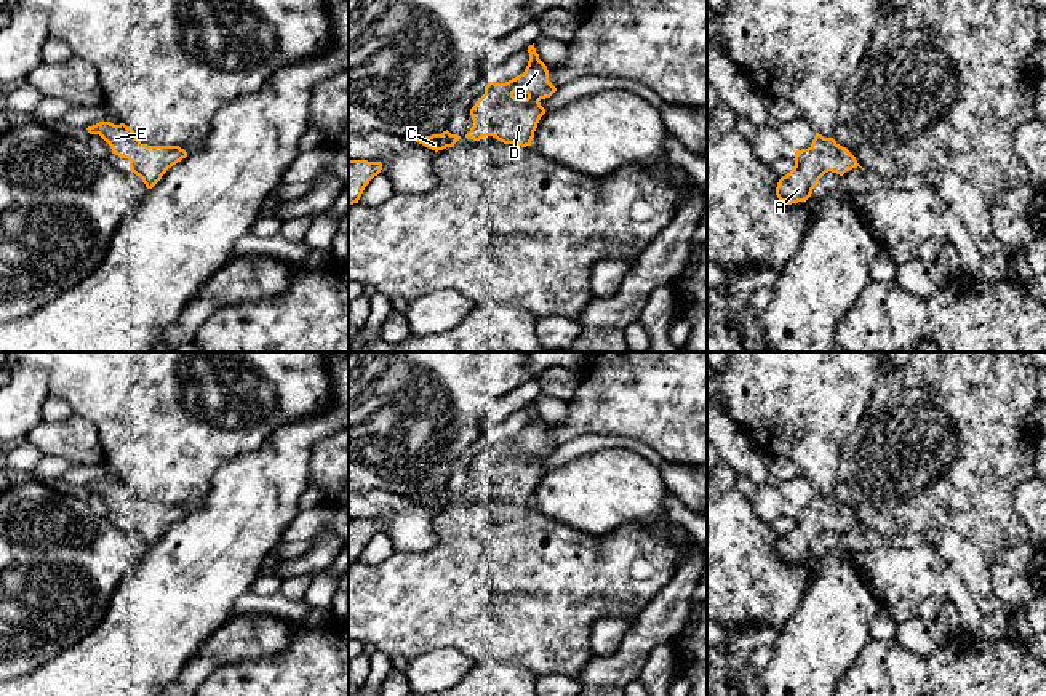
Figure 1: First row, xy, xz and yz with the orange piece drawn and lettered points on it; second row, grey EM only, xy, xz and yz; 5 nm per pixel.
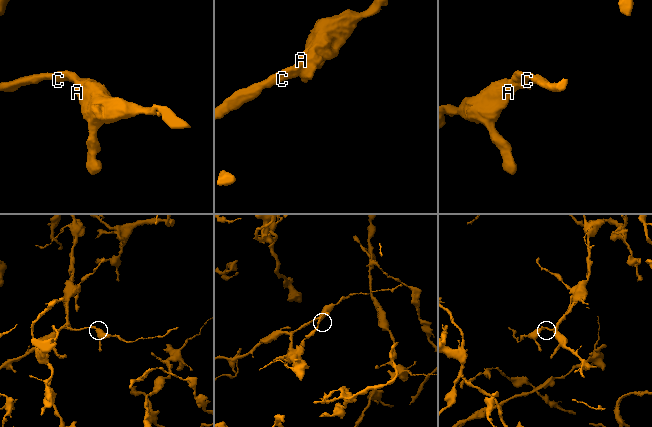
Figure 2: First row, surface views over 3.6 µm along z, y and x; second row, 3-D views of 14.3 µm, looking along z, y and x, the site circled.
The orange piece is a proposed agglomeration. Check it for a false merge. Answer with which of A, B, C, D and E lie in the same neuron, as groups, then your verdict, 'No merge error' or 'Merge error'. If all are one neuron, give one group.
Groups: A B C D E. No merge error

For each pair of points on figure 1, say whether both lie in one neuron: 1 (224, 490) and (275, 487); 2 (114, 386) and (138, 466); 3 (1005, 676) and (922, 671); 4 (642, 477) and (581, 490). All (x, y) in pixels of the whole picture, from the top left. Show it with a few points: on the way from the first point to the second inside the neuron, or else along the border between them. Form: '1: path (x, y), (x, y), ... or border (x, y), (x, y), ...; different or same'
1: path (237, 490), (263, 488); same
2: path (133, 405), (138, 410), (138, 447); same
3: path (984, 676), (942, 676); same
4: path (627, 487), (595, 490); same

